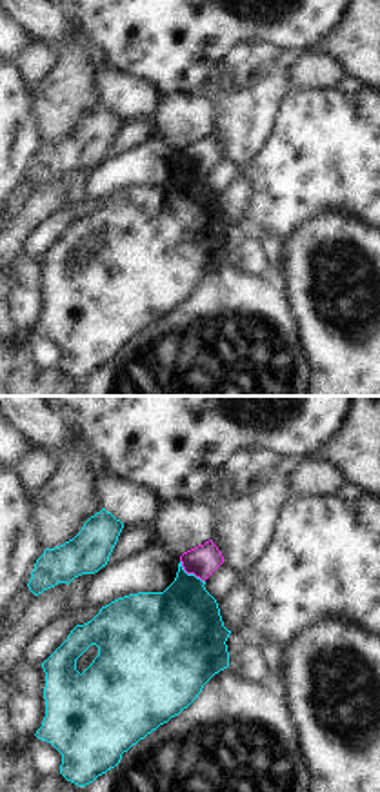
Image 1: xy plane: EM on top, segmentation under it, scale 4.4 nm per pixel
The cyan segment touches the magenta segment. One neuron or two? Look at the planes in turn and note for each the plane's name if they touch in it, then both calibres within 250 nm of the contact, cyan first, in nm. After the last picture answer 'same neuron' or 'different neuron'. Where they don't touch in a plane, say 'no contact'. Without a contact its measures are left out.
contact in xy; calibres 380 and 140 nm

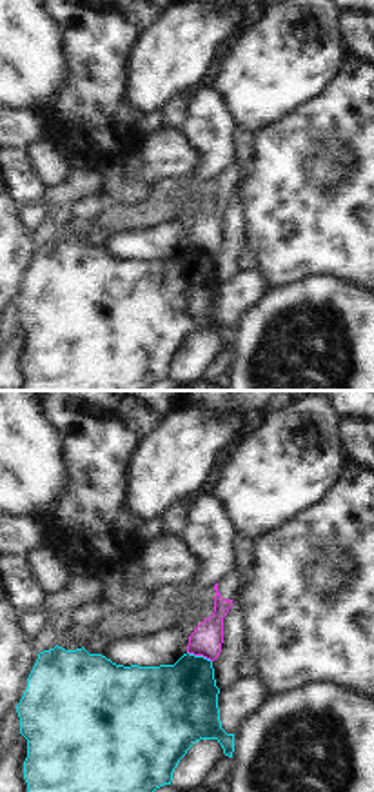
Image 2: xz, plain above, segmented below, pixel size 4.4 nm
contact in xz; calibres 360 and 140 nm

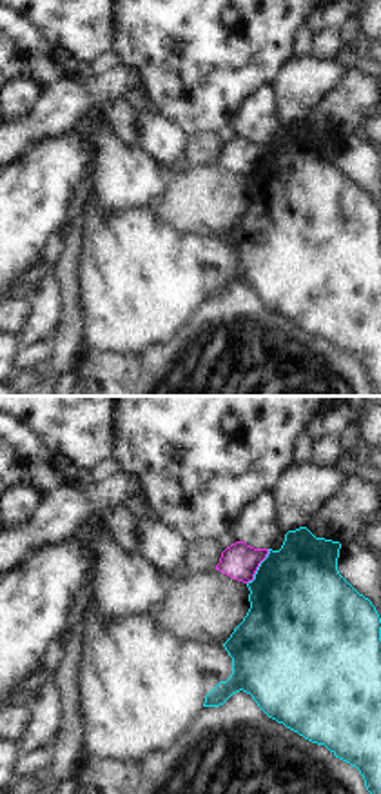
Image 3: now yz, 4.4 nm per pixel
contact in yz; calibres 440 and 160 nm

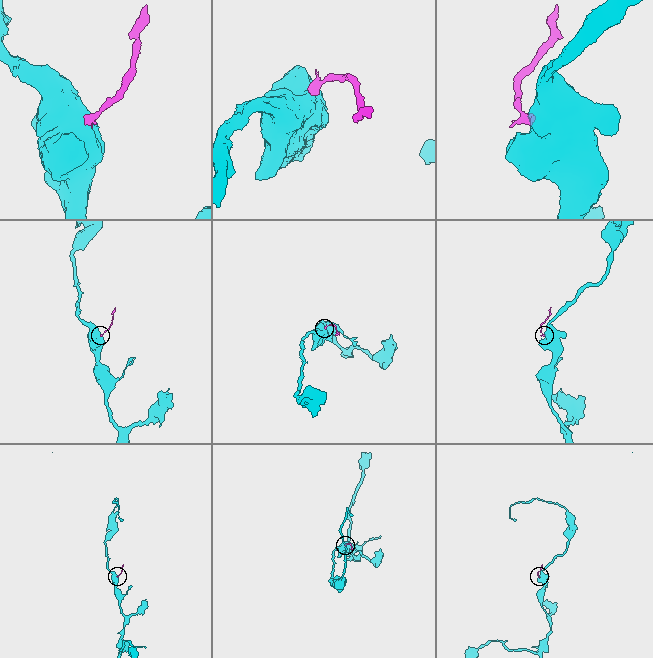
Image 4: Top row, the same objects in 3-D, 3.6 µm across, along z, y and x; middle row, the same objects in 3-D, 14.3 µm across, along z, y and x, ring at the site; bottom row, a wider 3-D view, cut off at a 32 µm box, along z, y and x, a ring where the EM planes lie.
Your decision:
different neuron

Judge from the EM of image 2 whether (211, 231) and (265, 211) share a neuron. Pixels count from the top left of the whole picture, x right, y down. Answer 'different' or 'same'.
different

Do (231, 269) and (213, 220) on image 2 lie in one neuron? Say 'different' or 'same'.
different

